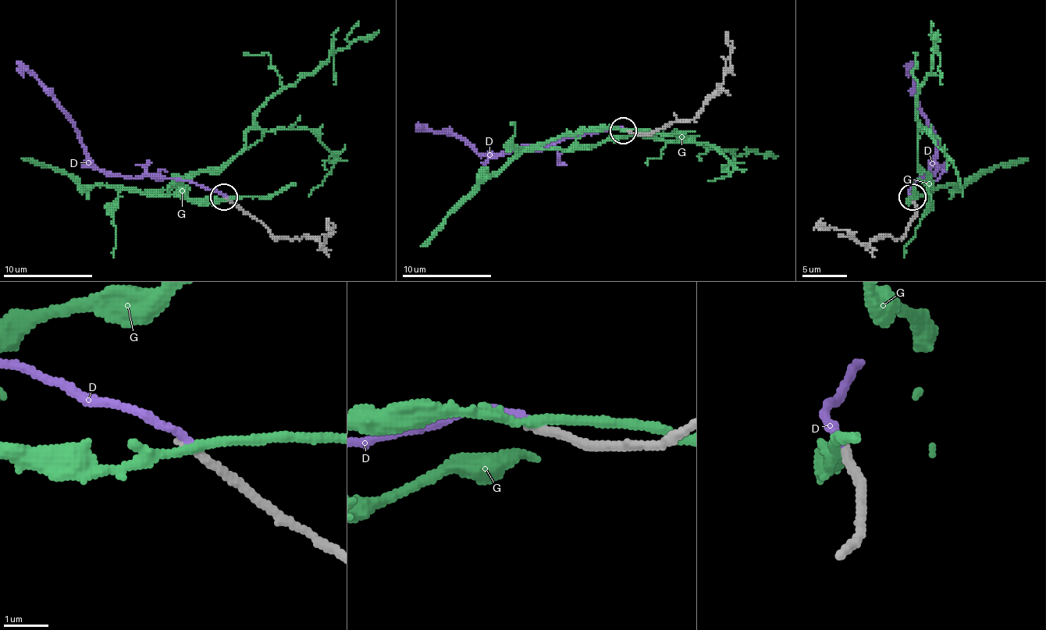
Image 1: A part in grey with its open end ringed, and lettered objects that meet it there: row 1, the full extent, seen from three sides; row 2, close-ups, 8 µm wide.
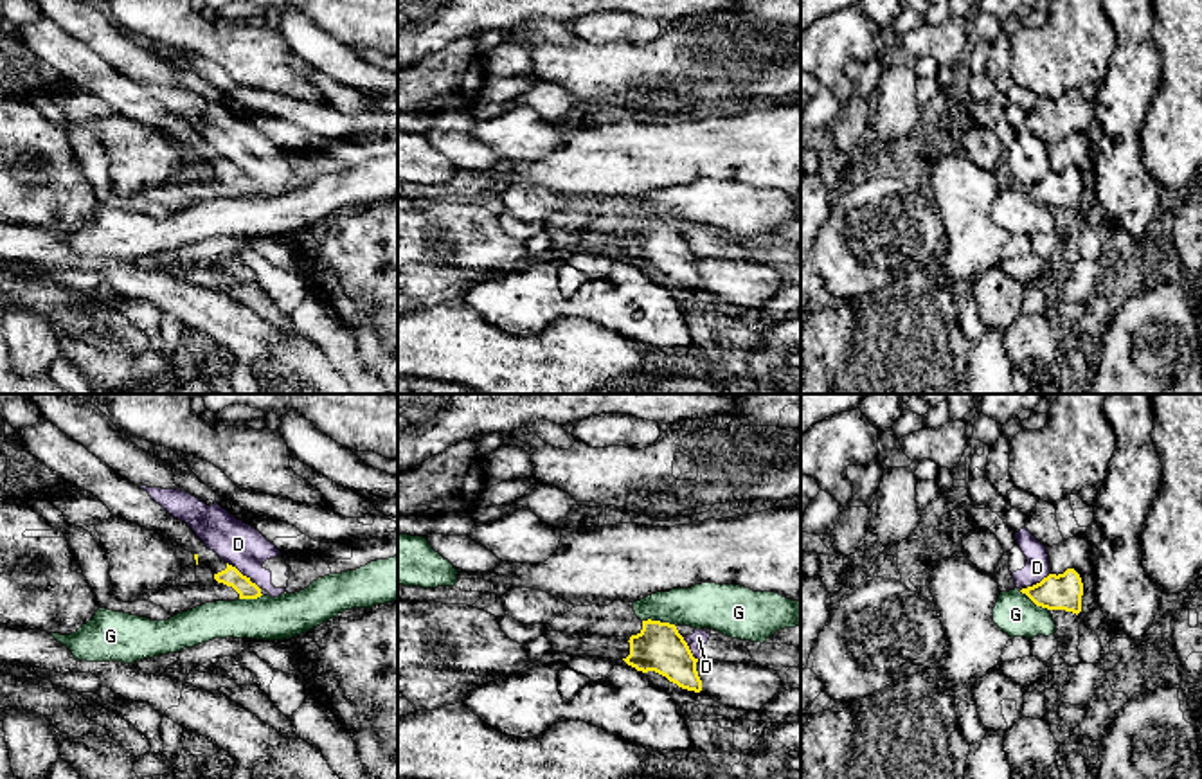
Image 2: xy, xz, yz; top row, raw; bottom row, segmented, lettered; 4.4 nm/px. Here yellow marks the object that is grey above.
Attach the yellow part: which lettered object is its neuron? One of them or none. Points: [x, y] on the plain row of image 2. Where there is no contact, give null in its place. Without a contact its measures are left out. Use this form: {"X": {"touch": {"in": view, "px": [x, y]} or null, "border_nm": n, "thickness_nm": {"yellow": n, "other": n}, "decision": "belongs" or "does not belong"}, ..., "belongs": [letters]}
{"D": {"touch": {"in": "xz", "px": [690, 247]}, "border_nm": 130, "thickness_nm": {"yellow": 220, "other": 60}, "decision": "does not belong"}, "G": {"touch": {"in": "xz", "px": [659, 218]}, "border_nm": 160, "thickness_nm": {"yellow": 220, "other": 200}, "decision": "does not belong"}, "belongs": []}

